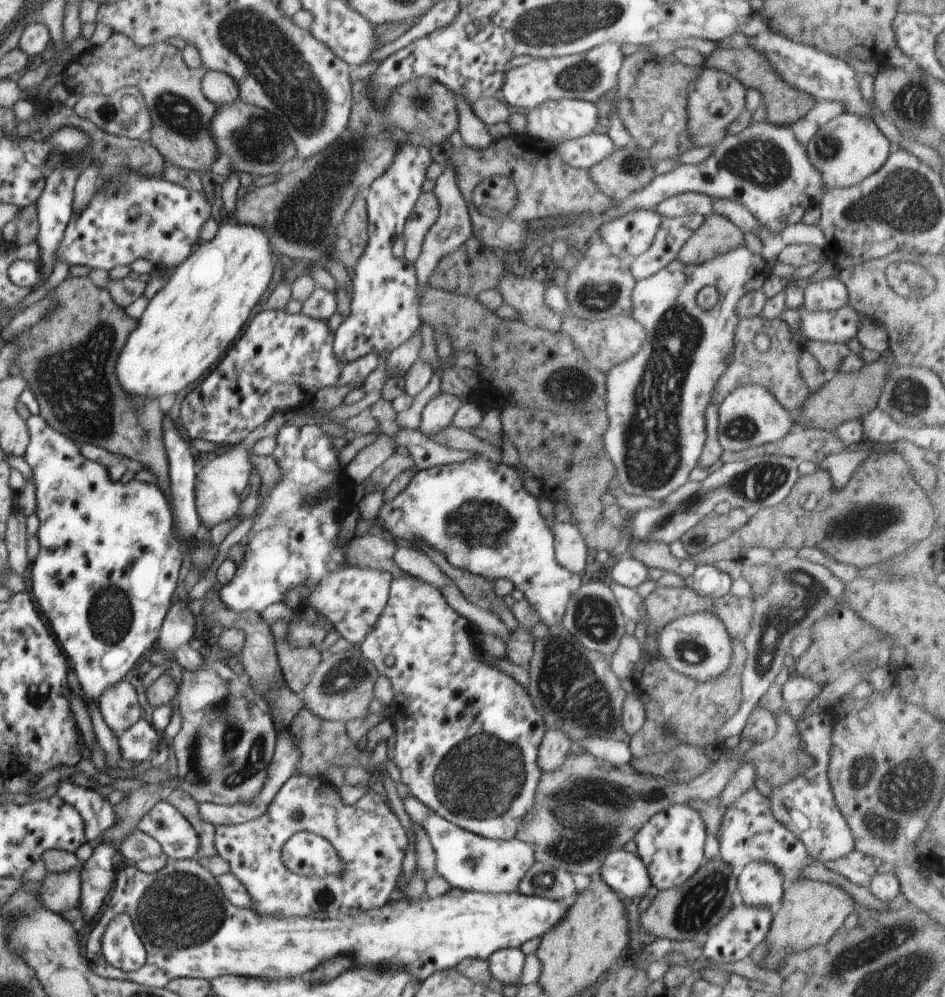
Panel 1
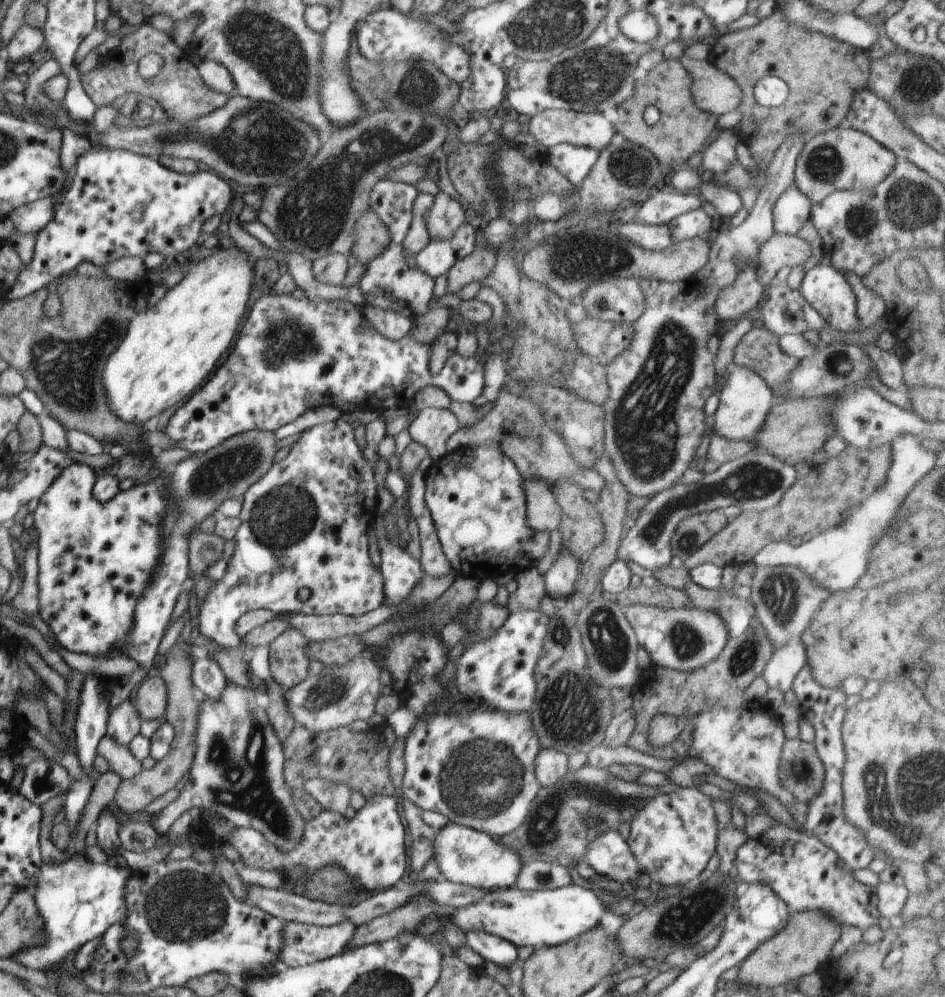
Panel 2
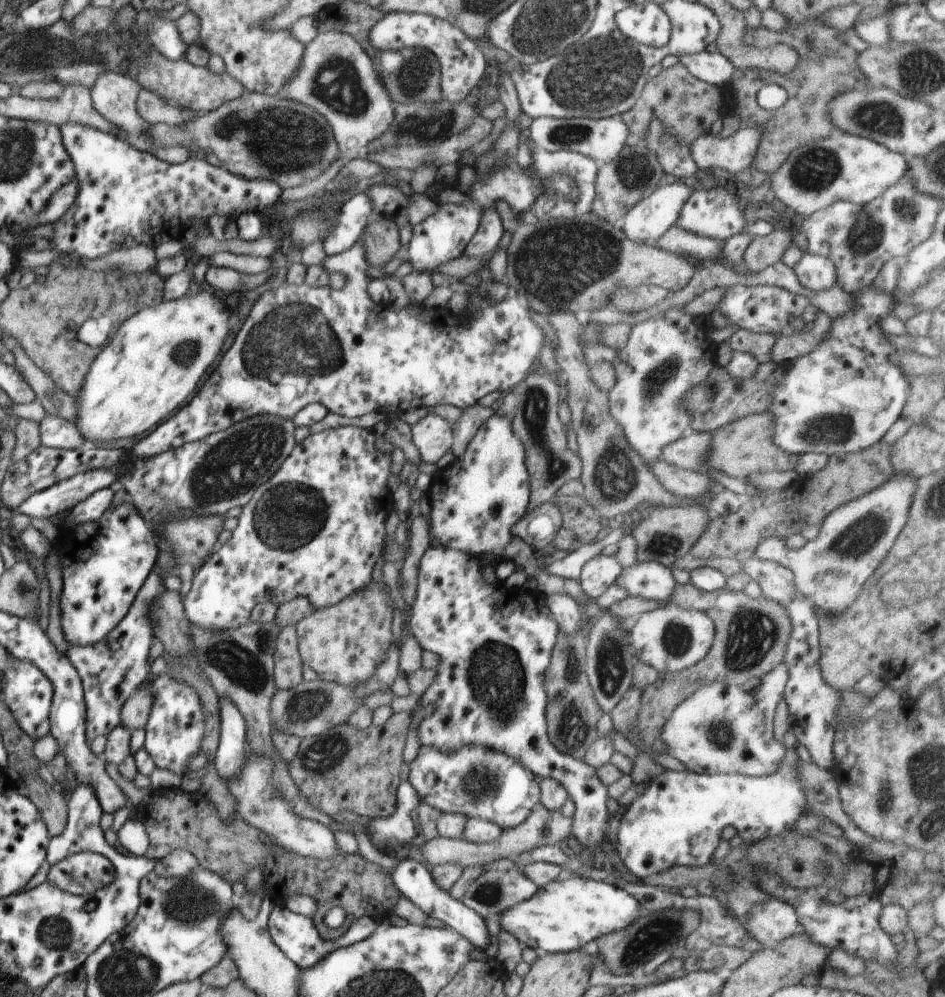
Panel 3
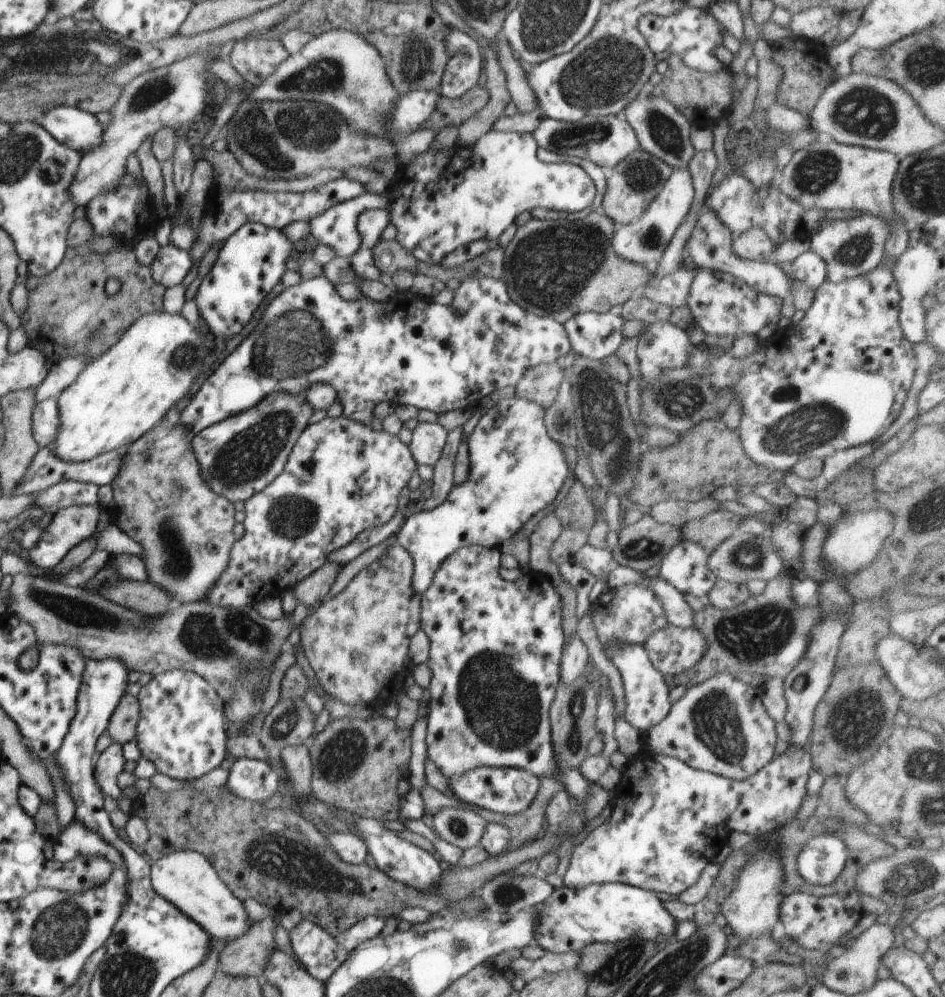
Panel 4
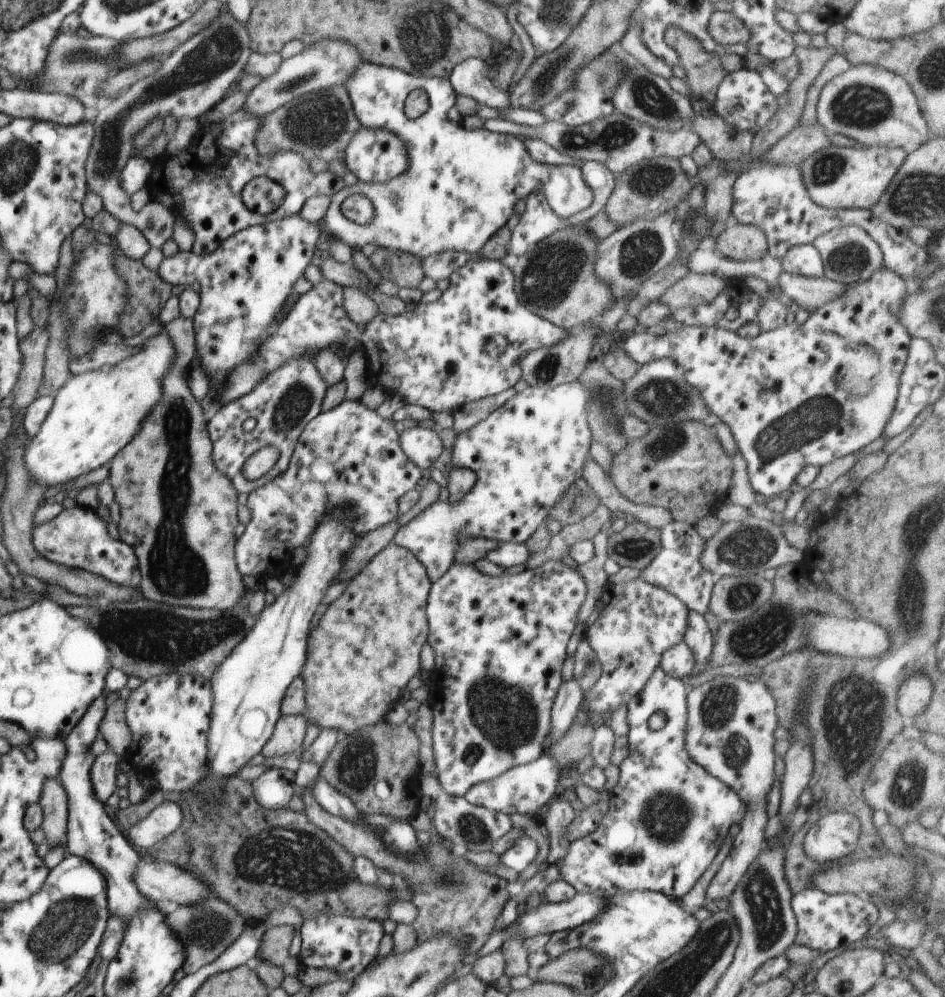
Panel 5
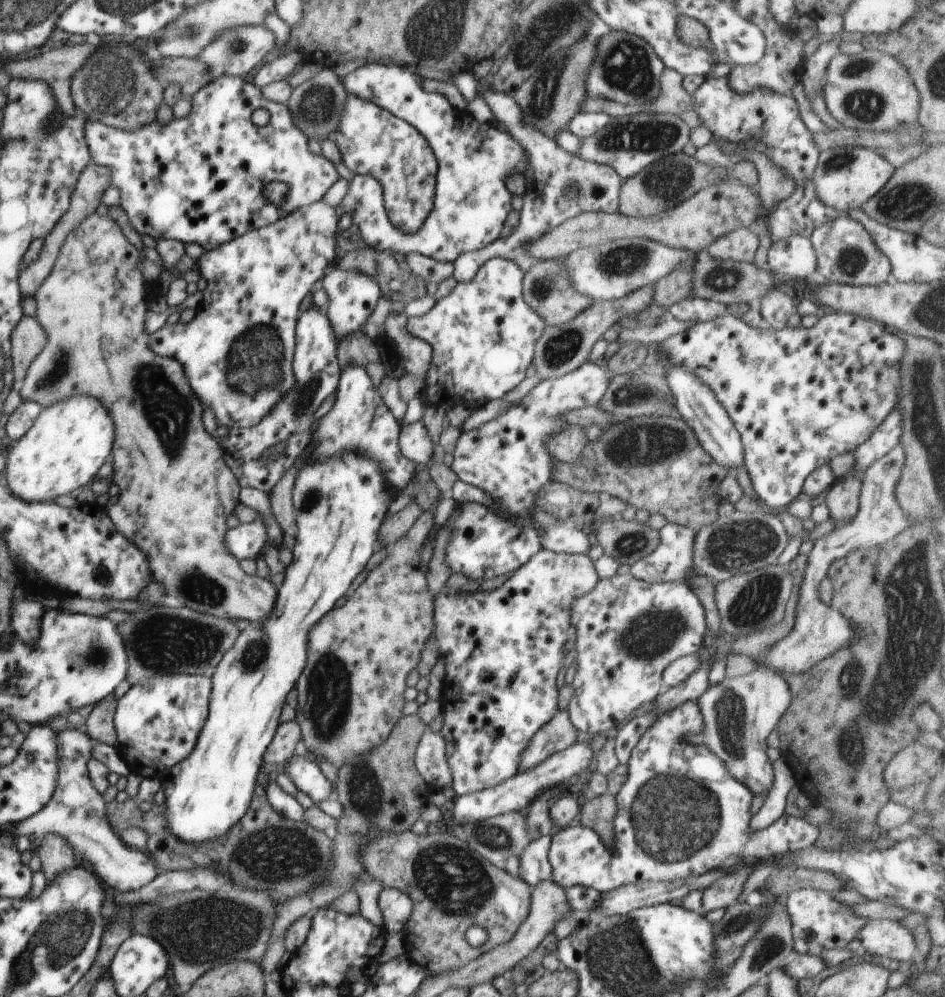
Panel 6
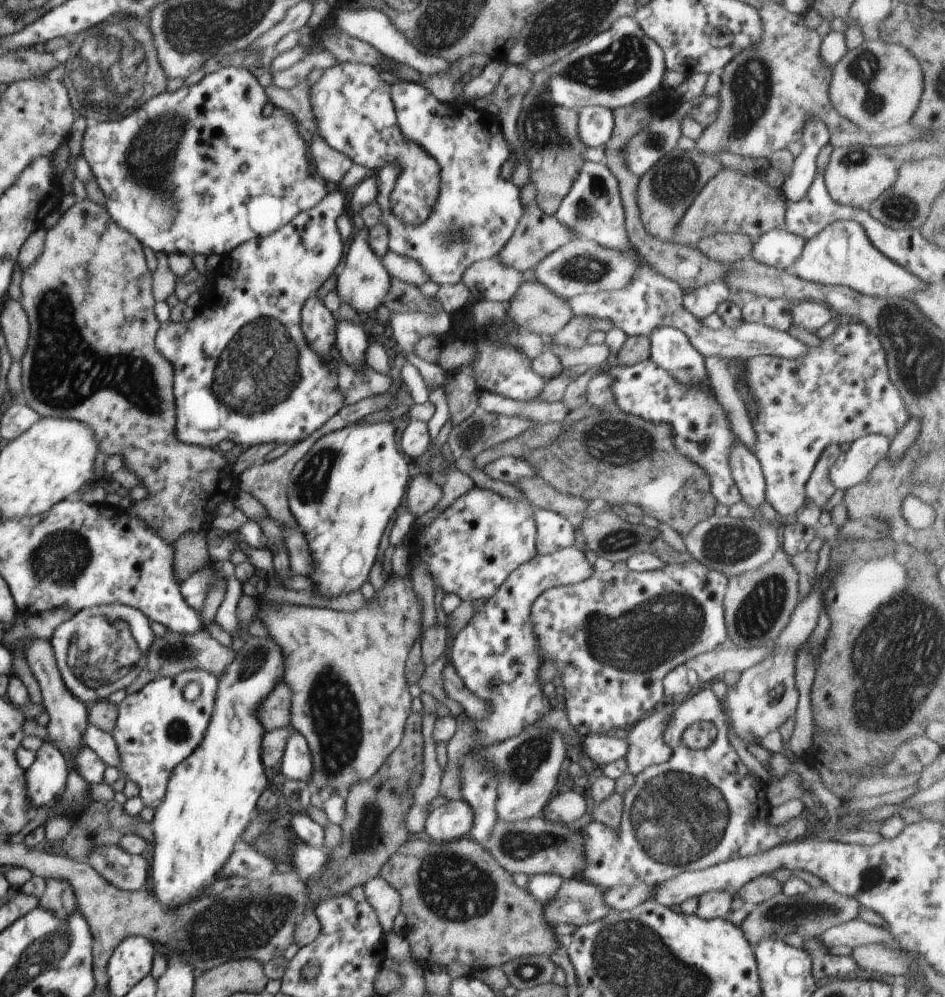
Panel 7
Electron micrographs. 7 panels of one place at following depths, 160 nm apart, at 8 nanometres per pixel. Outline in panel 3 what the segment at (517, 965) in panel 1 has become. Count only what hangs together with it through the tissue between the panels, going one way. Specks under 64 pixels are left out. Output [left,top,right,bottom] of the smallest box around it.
[390,859,490,951]

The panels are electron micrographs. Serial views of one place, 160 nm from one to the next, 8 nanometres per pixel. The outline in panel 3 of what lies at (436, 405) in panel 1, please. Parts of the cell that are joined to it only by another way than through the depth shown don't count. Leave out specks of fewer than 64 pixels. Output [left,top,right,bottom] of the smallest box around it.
[409,412,453,468]

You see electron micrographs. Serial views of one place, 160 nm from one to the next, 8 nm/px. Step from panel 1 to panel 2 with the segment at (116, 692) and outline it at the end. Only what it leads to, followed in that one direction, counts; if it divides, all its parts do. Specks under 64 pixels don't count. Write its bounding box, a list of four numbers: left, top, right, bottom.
[107,700,142,747]

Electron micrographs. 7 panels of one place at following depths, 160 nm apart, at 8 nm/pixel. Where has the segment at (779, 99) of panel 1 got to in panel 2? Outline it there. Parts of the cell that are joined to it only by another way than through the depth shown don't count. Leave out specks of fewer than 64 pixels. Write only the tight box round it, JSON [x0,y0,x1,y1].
[711,6,870,167]

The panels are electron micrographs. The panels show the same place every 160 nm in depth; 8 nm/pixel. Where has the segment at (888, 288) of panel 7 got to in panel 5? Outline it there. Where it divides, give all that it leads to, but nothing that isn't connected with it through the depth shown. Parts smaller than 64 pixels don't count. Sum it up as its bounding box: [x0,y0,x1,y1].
[813,224,884,285]

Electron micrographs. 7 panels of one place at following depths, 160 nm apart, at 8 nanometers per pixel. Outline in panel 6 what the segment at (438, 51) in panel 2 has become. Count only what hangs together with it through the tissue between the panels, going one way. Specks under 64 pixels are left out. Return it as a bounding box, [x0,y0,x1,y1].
[453,80,622,282]

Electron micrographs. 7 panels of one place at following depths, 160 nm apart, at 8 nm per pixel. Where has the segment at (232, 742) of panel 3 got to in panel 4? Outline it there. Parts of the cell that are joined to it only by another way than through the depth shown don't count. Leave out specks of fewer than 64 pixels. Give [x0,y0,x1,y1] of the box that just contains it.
[226,758,280,805]

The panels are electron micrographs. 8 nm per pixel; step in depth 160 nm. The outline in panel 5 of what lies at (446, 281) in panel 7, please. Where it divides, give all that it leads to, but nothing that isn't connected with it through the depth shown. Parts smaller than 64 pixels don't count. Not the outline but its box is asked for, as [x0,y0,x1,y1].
[321,60,593,259]

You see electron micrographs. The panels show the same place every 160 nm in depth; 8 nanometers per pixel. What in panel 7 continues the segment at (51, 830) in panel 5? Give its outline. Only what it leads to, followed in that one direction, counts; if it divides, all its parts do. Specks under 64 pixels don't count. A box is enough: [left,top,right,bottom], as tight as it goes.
[39,878,77,920]

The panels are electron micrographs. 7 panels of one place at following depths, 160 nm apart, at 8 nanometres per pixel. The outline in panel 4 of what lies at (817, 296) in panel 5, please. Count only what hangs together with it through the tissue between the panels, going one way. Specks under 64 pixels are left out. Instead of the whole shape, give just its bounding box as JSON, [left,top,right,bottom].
[685,209,793,301]

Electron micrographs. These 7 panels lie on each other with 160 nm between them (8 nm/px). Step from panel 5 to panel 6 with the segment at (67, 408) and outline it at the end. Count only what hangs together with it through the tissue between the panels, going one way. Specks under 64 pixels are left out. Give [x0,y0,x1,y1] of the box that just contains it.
[2,394,114,503]

